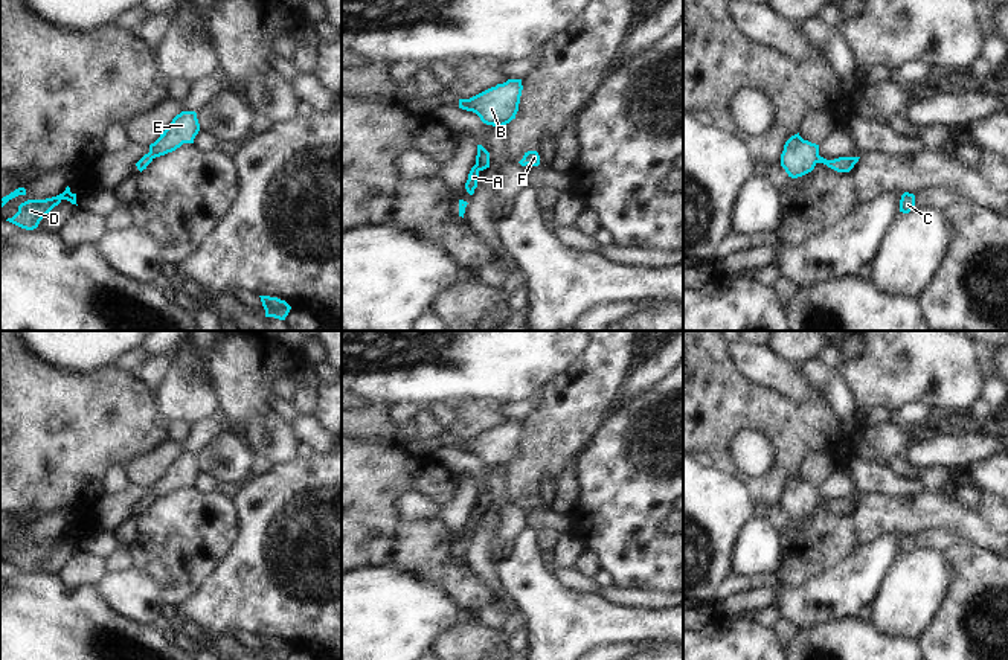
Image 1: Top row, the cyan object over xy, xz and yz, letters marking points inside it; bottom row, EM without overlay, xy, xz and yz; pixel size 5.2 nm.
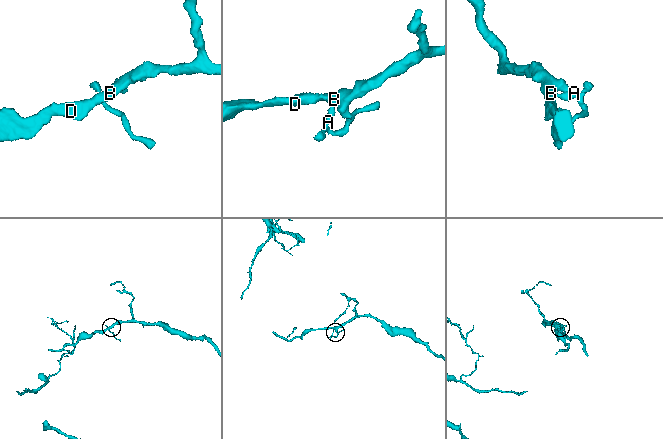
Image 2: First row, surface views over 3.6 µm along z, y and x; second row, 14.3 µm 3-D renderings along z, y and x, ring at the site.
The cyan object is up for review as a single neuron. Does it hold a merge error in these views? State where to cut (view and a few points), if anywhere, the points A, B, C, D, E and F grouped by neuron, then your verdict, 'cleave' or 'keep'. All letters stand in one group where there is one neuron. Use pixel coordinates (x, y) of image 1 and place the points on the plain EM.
cut none; groups A B C D E F; keep

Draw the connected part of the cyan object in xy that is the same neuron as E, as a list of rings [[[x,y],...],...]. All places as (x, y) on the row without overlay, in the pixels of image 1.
[[[181,453],[177,456],[160,479],[149,486],[149,494],[145,495],[137,505],[142,514],[146,508],[160,497],[175,492],[183,485],[194,485],[200,473],[200,465],[195,453]]]

